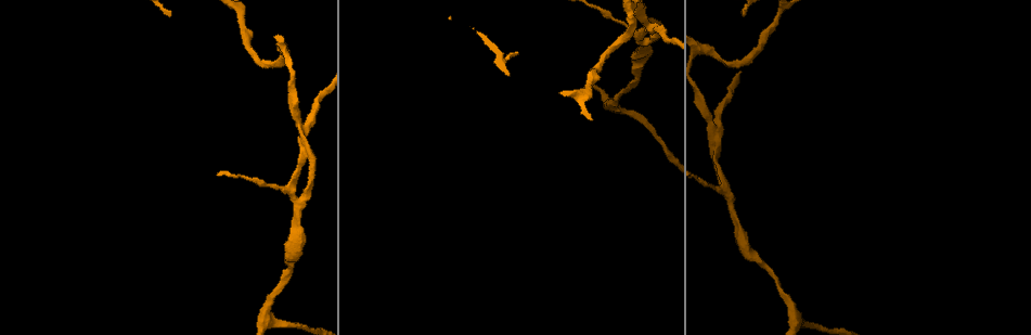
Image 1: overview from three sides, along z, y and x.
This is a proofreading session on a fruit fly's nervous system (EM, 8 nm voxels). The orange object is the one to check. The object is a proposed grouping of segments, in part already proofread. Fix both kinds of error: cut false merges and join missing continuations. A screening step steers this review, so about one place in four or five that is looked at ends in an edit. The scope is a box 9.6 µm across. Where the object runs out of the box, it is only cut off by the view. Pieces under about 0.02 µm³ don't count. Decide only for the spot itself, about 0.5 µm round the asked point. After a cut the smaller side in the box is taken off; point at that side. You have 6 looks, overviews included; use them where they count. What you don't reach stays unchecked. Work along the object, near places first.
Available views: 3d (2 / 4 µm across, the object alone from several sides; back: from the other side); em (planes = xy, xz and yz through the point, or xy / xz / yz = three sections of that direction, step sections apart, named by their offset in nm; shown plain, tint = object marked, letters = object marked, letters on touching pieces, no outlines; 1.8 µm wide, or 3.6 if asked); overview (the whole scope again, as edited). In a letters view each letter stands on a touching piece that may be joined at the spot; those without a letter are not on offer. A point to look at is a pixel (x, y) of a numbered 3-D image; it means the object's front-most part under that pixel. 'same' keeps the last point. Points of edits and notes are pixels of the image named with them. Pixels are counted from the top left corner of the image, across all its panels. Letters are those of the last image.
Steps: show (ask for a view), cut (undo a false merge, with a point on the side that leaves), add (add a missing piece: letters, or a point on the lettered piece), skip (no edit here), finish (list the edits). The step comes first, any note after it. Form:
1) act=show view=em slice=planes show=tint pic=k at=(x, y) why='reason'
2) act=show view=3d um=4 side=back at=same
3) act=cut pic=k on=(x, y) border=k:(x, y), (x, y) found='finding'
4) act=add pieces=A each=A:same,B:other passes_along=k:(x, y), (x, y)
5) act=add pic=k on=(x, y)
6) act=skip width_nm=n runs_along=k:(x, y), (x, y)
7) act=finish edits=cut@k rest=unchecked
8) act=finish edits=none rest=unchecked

act=show view=em slice=planes show=letters pic=1 at=(643, 42) why='two arms in line, one across'

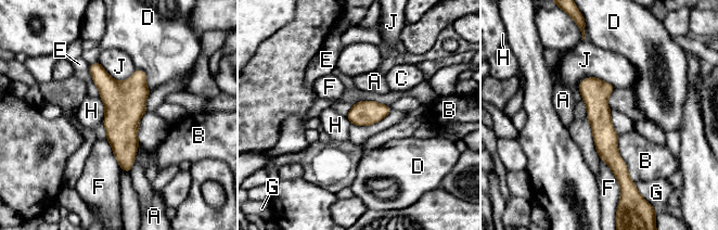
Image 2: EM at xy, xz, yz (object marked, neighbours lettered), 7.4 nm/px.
act=skip each=A:other,B:other,C:other,D:other,E:other,F:other,G:other,H:other,J:other found='all the same neuron'

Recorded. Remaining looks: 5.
act=show view=em slice=planes show=tint pic=1 at=(715, 129) why='three arms meet'

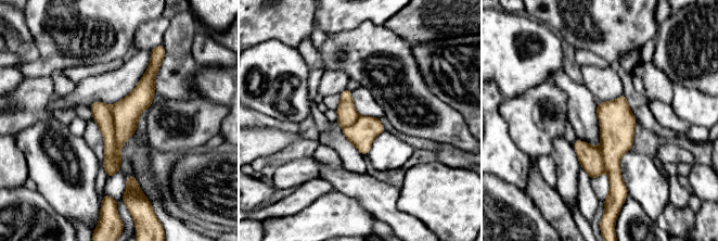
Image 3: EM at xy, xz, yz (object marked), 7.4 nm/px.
act=show view=em slice=planes show=letters at=same

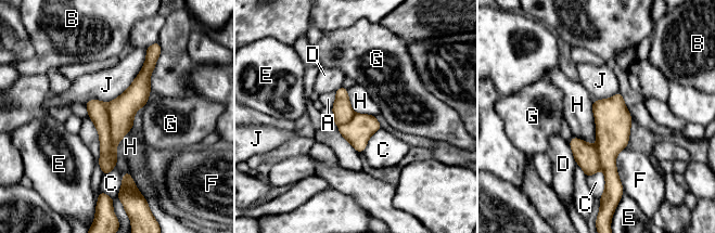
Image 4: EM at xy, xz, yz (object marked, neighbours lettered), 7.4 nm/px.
act=skip longest_contact=J:600nm each=A:other,B:other,C:other,D:other,E:other,F:other,G:other,H:other,J:other runs_along=4:(150, 65), (113, 120), (105, 170) found='continuous, no second neuron'

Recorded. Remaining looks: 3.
act=show view=em slice=planes show=letters pic=1 at=(631, 13) why='abrupt turn'

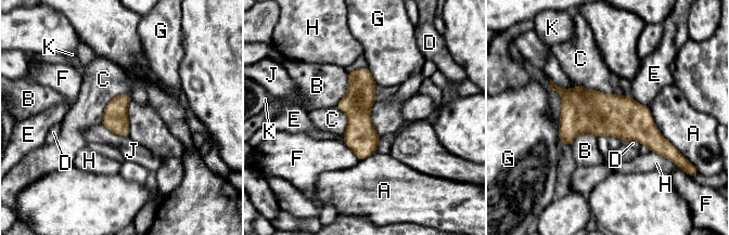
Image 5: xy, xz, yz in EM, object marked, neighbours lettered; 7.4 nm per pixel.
act=skip each=A:other,B:other,C:other,D:other,E:other,F:other,G:other,H:other,J:other,K:other found='continuous, no second neuron'

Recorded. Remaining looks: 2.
act=finish edits=none rest=unchecked

